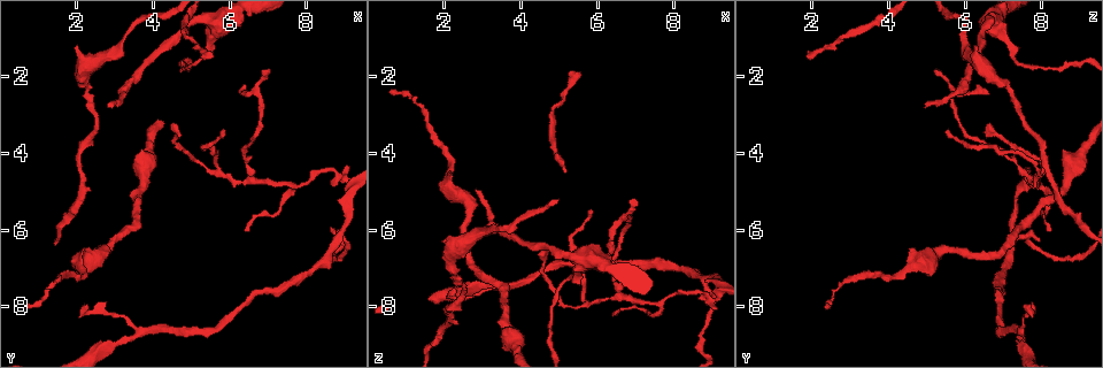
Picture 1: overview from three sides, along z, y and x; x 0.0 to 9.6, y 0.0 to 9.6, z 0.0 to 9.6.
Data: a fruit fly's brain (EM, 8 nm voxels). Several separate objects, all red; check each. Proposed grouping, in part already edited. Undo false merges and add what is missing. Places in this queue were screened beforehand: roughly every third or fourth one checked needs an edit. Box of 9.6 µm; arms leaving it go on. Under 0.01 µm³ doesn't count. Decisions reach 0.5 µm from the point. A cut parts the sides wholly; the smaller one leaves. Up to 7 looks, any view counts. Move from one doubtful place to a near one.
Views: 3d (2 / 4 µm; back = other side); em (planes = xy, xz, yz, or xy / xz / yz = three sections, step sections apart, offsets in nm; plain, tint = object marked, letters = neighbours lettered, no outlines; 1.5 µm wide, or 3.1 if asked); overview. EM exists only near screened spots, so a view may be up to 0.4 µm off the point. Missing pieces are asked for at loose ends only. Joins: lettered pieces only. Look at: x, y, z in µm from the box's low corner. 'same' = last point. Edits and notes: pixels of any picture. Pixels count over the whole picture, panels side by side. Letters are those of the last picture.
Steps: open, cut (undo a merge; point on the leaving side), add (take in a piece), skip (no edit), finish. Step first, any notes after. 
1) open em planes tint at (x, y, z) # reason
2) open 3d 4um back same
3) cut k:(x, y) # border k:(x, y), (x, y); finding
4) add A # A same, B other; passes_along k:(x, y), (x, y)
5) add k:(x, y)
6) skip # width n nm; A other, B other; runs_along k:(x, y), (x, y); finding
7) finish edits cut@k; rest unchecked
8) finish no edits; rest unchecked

open 3d 2um at (2.80, 2.70, 4.90) # tapers out

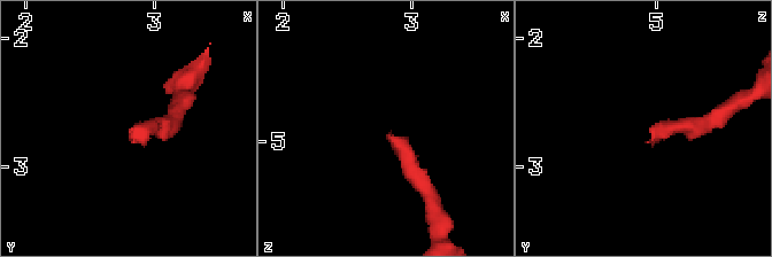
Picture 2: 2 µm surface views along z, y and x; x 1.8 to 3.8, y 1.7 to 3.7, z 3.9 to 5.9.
open em planes tint at (2.82, 2.74, 4.96) # need the tissue

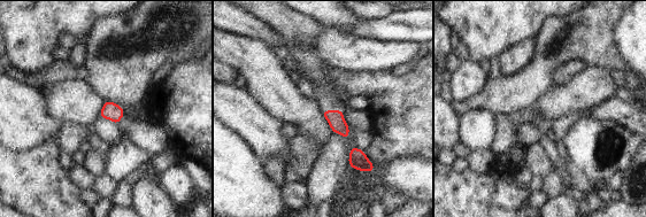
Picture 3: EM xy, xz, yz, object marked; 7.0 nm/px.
open em planes letters same # what lies round it

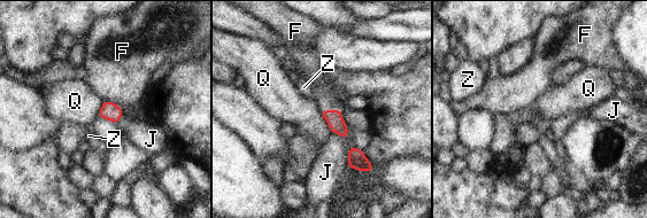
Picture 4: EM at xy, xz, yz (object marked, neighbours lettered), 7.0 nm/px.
skip # longest_contact Q 180 nm; F other, J other, Q other, Z other; border 4:(320, 110), (332, 132); none of them fits

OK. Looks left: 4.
open em yz step 8 tint at (6.40, 2.45, 6.55) # tapers out

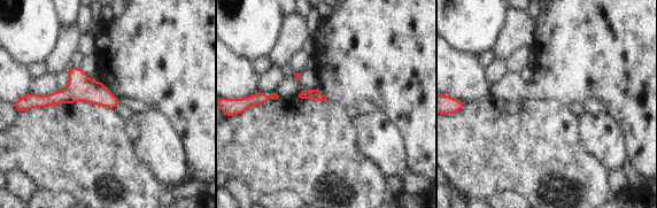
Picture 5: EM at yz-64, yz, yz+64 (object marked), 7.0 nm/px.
open em planes letters same # cut it another way

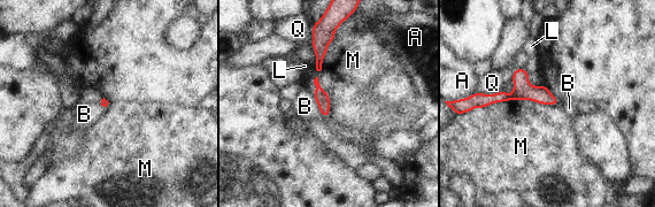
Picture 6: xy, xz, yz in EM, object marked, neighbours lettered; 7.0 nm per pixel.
skip # A other, B other, L other, M other, Q other; border 6:(559, 102), (510, 99), (470, 110); none of them fits

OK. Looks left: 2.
open em planes letters at (6.55, 4.65, 7.75) # two arms in line, one across

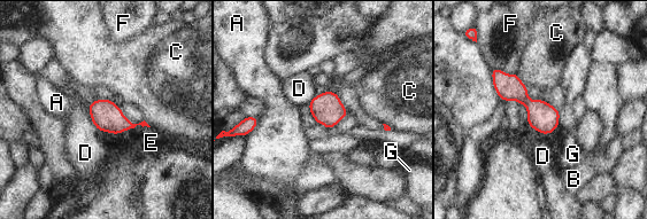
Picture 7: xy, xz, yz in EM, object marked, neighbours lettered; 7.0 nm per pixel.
skip # width 200 nm; longest_contact D 190 nm; A other, B other, C other, D other, E other, F other, G other; one neuron here

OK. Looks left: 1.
finish no edits; rest unchecked

